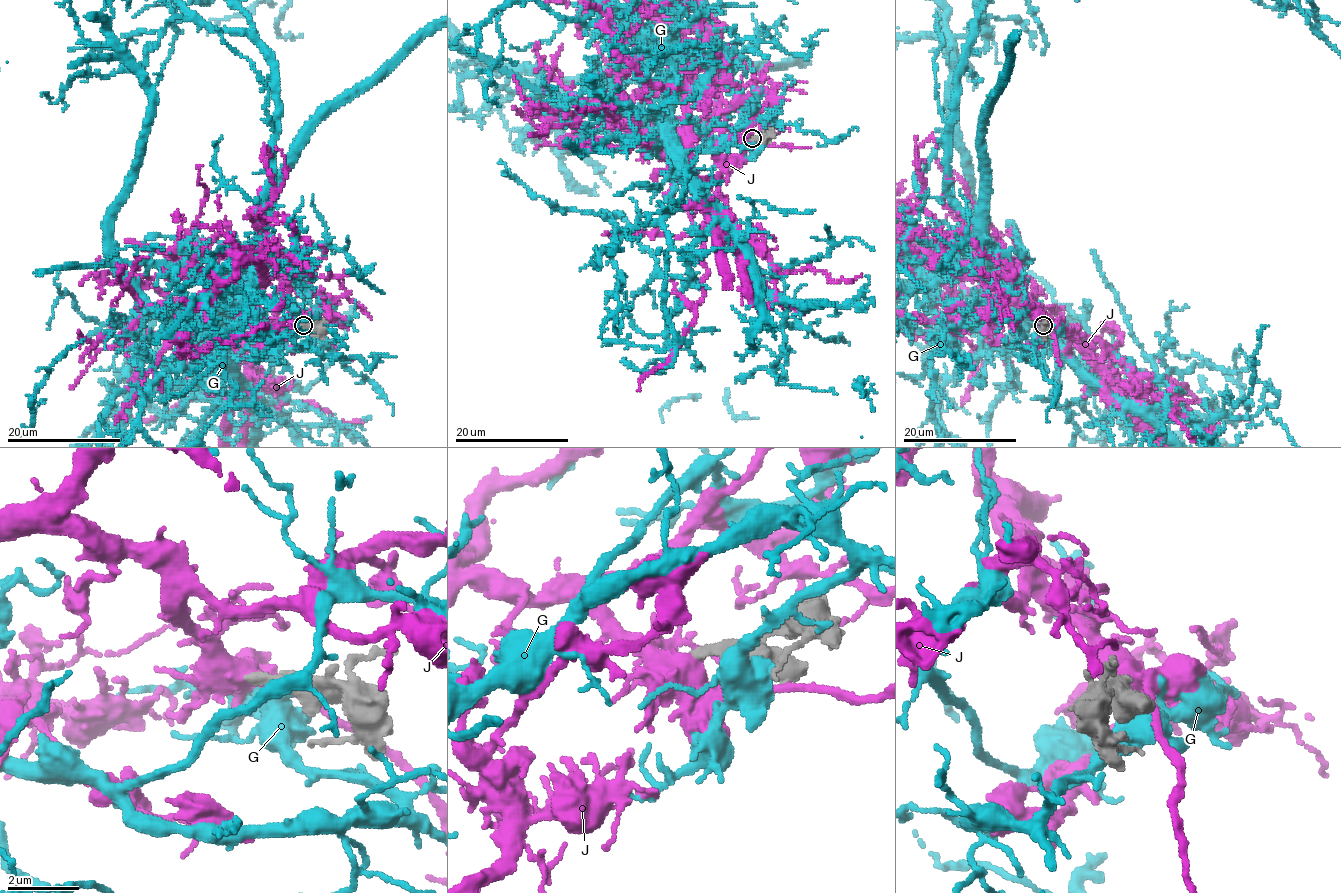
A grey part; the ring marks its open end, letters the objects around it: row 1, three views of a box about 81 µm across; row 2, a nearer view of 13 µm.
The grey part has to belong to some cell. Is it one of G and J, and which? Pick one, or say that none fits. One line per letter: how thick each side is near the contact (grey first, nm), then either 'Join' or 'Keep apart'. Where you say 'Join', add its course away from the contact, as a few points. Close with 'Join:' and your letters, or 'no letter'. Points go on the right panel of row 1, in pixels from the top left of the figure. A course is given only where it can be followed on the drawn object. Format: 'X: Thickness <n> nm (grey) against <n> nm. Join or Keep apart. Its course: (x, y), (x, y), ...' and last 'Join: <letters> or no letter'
G: Thickness 460 nm (grey) against 440 nm. Keep apart
J: Thickness 360 nm (grey) against 600 nm. Join
Join: J

